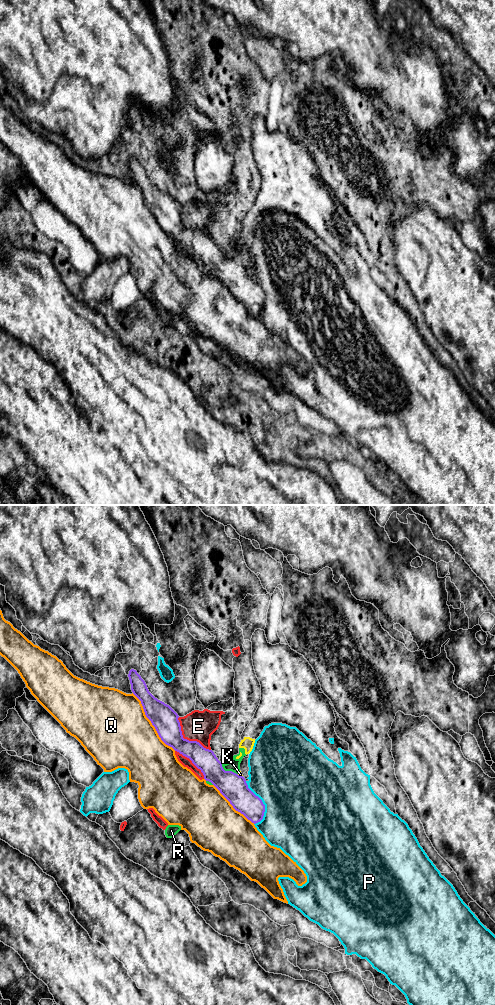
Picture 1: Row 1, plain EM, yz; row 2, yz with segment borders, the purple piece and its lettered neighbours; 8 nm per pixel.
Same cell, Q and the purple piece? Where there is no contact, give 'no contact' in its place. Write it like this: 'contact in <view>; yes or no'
contact in yz; no

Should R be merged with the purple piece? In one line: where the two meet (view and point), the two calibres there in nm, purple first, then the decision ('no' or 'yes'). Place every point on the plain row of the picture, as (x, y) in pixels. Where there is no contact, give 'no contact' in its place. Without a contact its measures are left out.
yz (228, 259) | 220/100 nm | no

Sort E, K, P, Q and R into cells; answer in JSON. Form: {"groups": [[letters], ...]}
{"groups": [["E"], ["K", "R"], ["P"], ["Q"]]}

